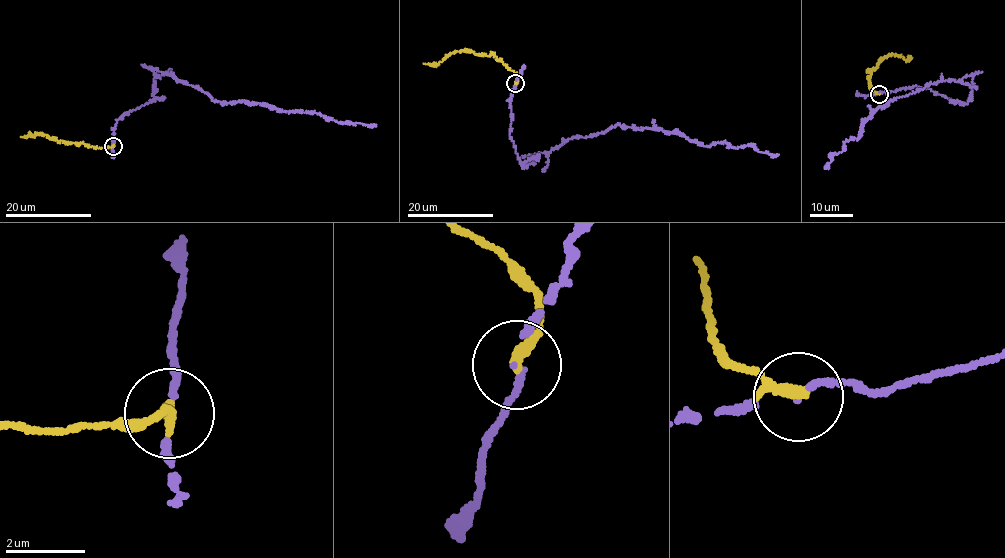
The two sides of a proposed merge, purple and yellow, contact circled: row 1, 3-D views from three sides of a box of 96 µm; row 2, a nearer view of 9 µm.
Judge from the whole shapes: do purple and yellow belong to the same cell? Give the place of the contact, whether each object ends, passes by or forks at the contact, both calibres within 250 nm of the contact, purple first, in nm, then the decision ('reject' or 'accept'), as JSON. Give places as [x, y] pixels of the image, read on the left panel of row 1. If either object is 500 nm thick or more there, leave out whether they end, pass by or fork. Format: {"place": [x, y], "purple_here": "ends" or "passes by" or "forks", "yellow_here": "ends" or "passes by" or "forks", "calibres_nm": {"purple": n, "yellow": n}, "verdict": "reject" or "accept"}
{"place": [113, 146], "purple_here": "passes by", "yellow_here": "ends", "calibres_nm": {"purple": 90, "yellow": 280}, "verdict": "accept"}

